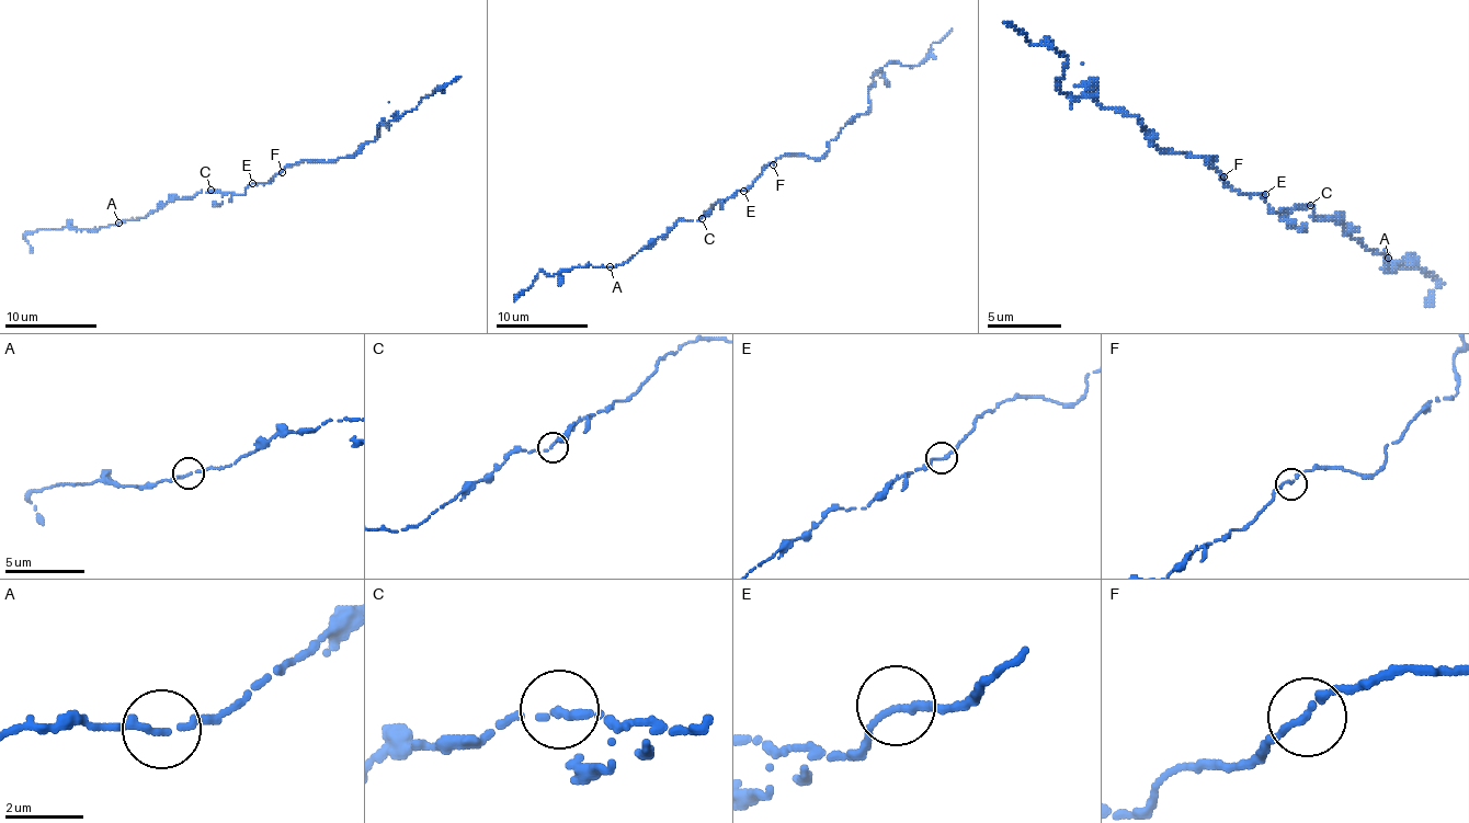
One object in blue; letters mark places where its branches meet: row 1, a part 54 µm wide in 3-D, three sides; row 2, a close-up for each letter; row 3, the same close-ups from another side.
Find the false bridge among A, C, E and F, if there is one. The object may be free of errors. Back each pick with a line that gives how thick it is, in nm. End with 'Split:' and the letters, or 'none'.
Split: none

